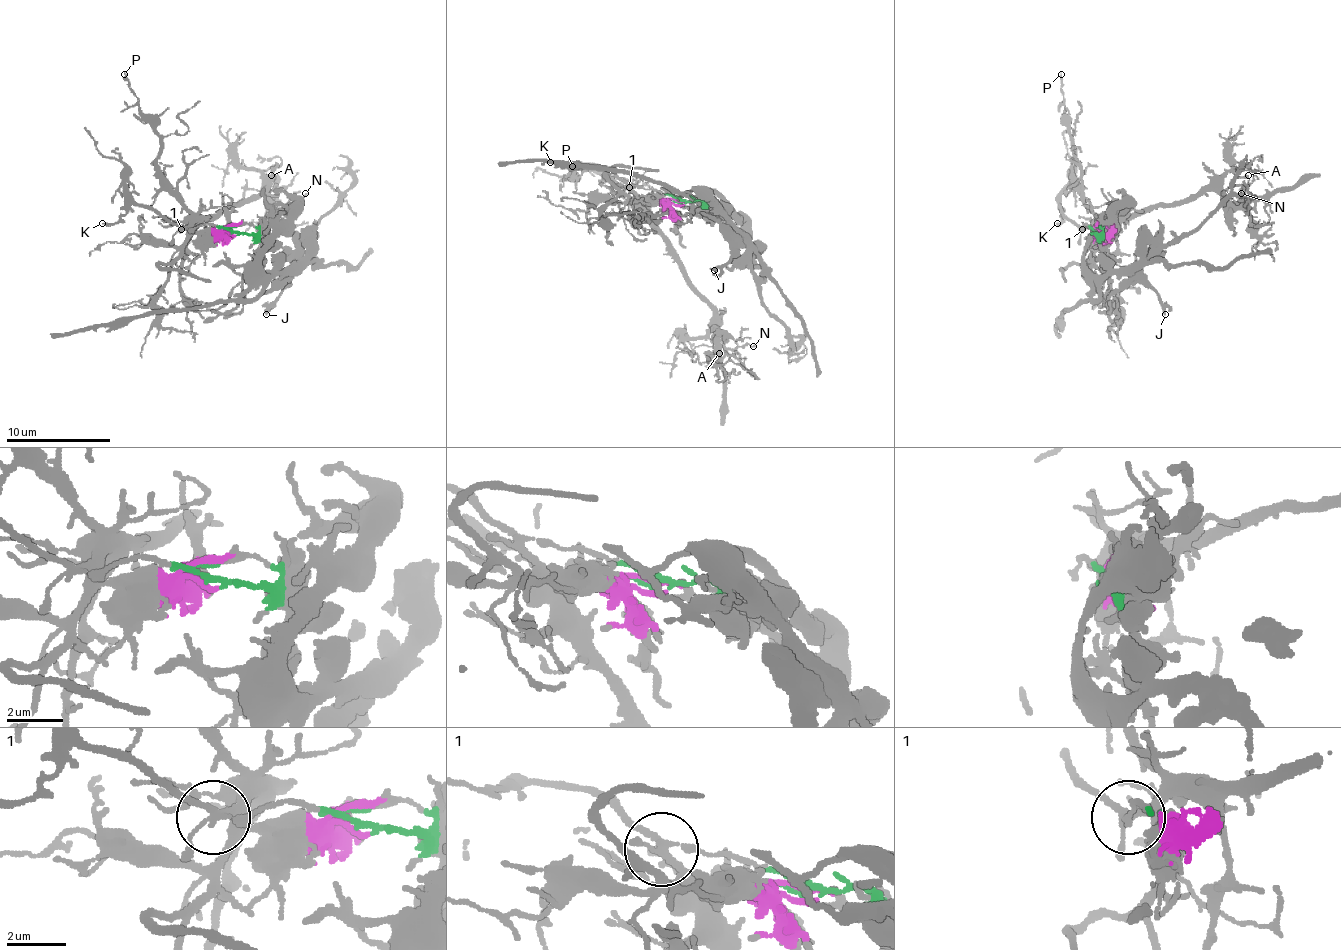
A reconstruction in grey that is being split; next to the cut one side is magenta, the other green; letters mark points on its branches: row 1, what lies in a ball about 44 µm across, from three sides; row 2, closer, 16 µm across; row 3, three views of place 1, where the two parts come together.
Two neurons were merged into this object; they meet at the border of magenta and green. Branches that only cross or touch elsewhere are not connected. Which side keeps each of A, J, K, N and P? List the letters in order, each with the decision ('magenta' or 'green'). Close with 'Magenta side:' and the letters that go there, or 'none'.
A: magenta
J: green
K: magenta
N: magenta
P: magenta
Magenta side: A, K, N, P

